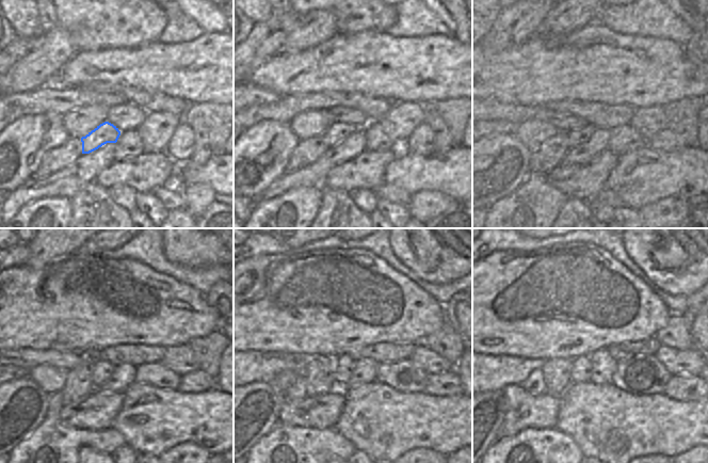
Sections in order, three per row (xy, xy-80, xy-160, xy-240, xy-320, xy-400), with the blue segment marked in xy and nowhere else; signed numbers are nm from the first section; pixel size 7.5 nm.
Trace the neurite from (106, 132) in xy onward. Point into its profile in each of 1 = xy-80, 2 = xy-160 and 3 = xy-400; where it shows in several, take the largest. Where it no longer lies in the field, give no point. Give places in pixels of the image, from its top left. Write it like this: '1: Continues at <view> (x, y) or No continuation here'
1: Continues at xy-80 (336, 132)
2: Continues at xy-160 (575, 138)
3: Continues at xy-400 (581, 371).

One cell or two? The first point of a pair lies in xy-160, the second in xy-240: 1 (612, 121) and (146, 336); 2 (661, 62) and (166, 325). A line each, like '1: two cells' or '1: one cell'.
1: two cells
2: one cell

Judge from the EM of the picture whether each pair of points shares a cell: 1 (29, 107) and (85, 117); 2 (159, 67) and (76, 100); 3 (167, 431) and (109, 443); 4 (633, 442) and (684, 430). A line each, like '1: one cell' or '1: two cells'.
1: two cells
2: two cells
3: two cells
4: one cell

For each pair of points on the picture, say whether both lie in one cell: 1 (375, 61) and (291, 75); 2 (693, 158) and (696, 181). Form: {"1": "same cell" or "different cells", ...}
{"1": "same cell", "2": "same cell"}

